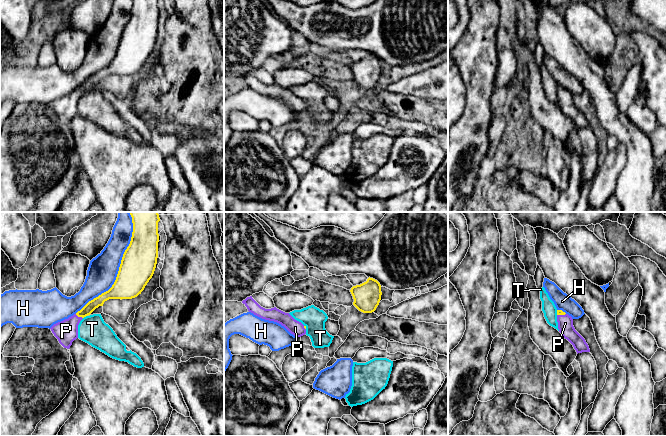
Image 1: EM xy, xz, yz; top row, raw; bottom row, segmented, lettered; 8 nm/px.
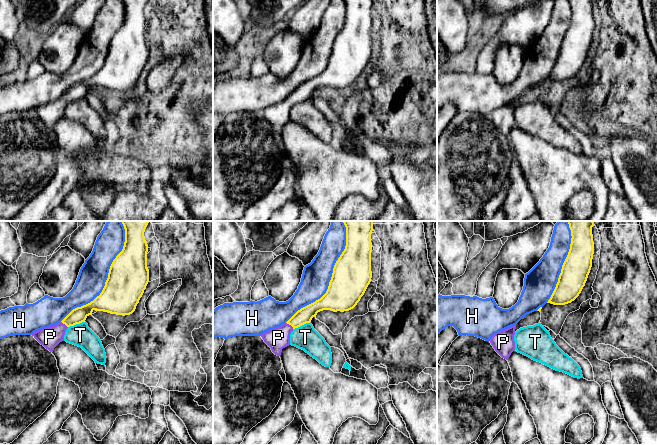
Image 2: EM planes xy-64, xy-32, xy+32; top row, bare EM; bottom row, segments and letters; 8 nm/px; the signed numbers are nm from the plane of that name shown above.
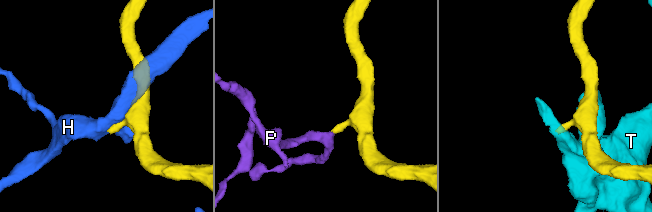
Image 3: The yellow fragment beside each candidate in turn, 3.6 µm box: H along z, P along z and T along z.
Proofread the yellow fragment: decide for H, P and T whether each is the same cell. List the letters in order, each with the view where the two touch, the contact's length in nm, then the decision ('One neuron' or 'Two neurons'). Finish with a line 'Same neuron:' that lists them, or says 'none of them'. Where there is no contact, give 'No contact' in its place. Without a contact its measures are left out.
H: Touches yellow in xy. Shared border 850 nm. Two neurons
P: Touches yellow in xy. Shared border 70 nm. One neuron
T: Touches yellow in xy. Shared border 50 nm. Two neurons
Same neuron: P

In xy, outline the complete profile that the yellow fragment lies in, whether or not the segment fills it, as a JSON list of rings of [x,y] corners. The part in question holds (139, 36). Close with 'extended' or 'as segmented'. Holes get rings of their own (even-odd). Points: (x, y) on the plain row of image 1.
[[[133,0],[129,22],[125,26],[112,63],[89,77],[80,87],[50,105],[59,119],[69,125],[78,114],[80,97],[109,75],[132,75],[144,66],[152,54],[158,34],[158,0]]]; extended

